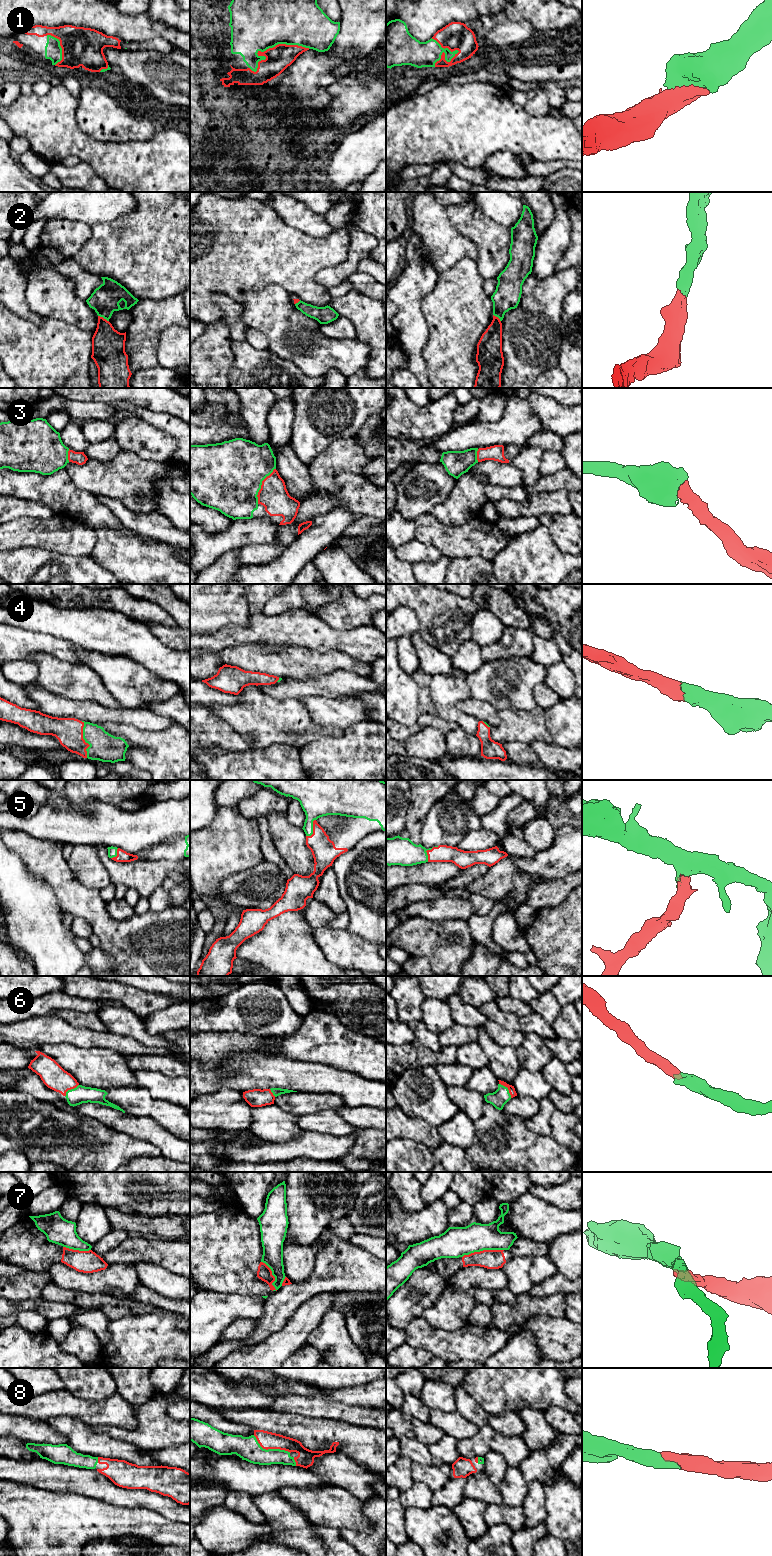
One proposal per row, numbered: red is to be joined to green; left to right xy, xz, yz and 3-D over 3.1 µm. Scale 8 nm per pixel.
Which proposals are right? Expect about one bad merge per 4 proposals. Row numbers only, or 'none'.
1, 2, 3, 4, 5, 6, 8

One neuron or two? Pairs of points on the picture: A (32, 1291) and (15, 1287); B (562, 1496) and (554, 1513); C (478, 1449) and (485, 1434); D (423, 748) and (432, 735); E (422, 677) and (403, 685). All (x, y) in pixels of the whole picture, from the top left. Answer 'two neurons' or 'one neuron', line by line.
A: one neuron
B: one neuron
C: one neuron
D: one neuron
E: two neurons

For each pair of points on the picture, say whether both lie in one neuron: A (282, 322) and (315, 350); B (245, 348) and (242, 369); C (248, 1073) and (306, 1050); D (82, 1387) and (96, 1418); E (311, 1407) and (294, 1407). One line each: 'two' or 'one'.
A: one
B: one
C: two
D: two
E: one

